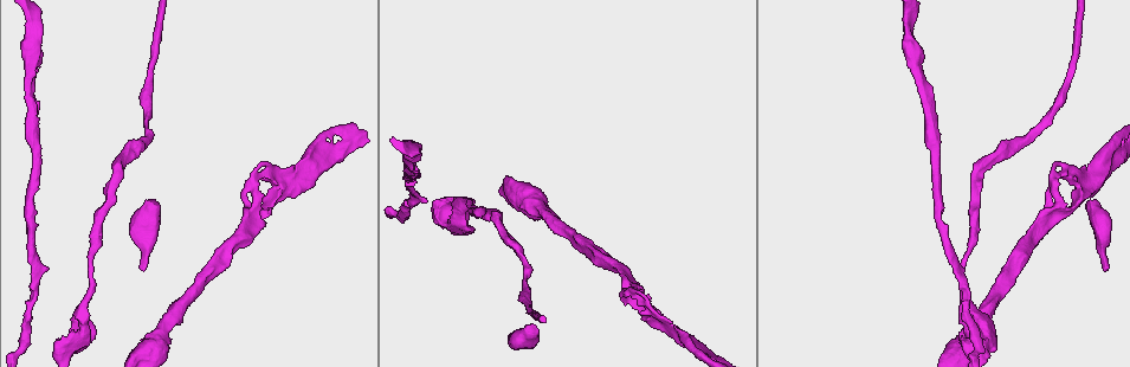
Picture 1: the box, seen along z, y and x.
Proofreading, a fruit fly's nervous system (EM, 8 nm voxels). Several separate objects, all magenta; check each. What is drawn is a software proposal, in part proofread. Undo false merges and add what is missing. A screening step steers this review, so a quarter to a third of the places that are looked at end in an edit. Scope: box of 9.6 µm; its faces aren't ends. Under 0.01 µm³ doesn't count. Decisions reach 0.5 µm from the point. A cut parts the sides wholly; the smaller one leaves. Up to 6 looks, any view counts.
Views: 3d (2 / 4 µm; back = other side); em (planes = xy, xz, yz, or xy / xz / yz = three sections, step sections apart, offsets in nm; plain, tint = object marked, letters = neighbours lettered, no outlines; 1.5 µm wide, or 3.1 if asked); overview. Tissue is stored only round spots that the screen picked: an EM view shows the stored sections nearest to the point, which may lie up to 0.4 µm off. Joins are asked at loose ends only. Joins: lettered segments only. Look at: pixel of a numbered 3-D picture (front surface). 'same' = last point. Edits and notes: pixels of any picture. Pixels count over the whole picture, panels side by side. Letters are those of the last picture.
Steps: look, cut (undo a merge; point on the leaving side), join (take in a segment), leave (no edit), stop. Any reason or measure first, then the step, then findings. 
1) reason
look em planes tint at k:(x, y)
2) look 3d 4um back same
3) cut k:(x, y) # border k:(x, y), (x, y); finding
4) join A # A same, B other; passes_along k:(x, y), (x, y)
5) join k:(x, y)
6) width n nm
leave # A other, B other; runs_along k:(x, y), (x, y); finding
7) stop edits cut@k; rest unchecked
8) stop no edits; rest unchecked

free end
look 3d 4um at 1:(526, 327)

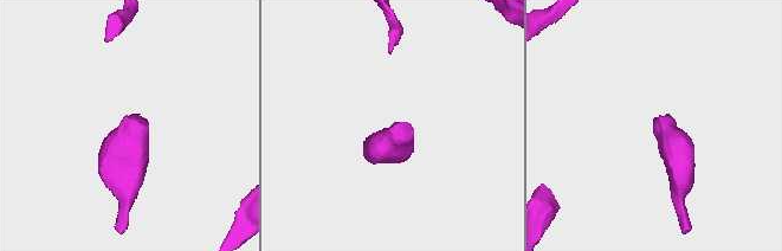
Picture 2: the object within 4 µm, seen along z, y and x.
look em planes letters at 2:(128, 118)

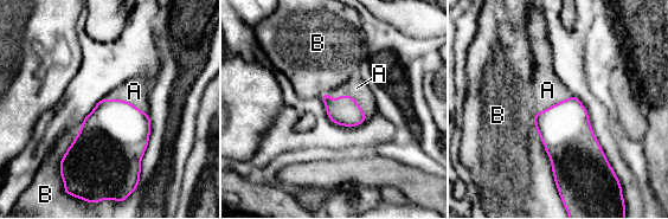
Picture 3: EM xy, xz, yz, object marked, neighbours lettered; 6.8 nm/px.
join A # A same, B other; it goes on there

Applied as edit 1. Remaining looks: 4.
redraw
look overview

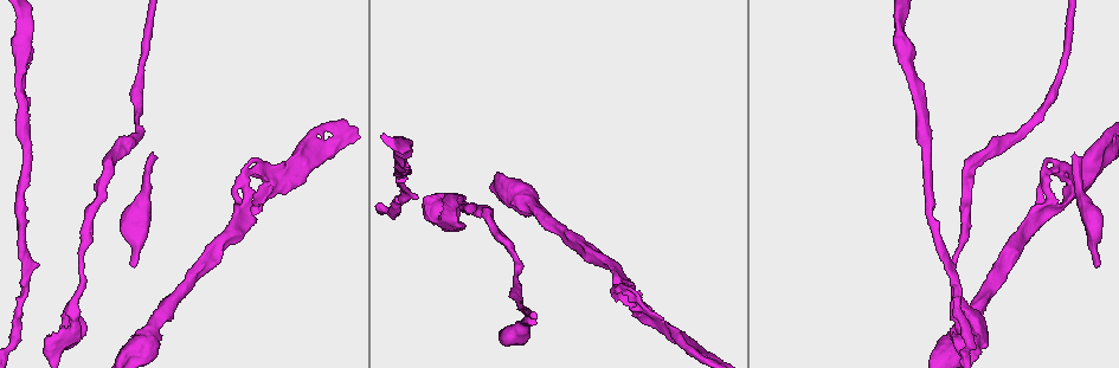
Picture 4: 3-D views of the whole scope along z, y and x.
branch point
look 3d 4um at 4:(302, 166)

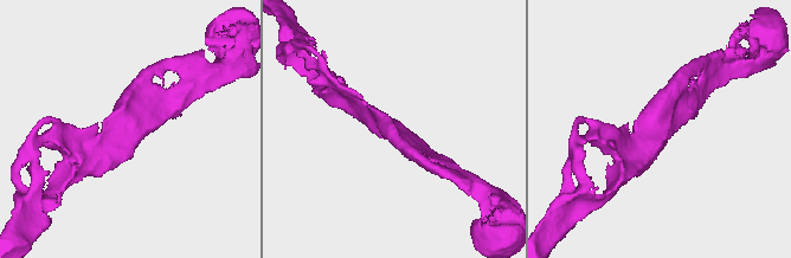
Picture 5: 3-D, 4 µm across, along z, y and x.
arms 3; arm_widths 220, 220, 260 nm; shape alone is not enough
look em yz step 4 letters at 5:(129, 128)

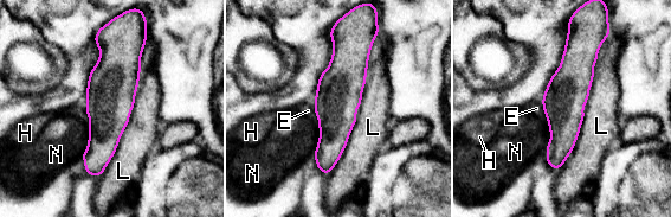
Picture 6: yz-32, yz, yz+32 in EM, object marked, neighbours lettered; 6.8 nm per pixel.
leave # E other, H other, L other, N other; runs_along 6:(105, 34), (108, 119), (96, 173); all the same cell

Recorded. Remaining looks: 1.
free end
look em planes letters at 4:(954, 325)

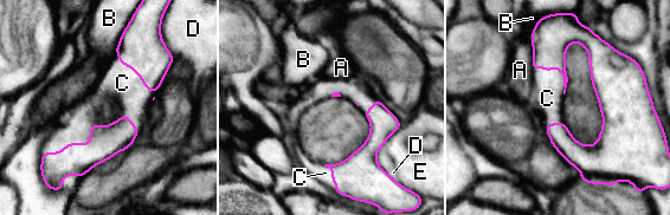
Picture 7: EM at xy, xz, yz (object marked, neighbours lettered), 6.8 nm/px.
longest_contact C 420 nm
join C # A other, B other, C same, D other, E other; passes_along 7:(76, 158), (75, 143), (73, 125); the cell continues

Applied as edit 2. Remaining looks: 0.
stop edits join@3, join@7; rest unchecked

